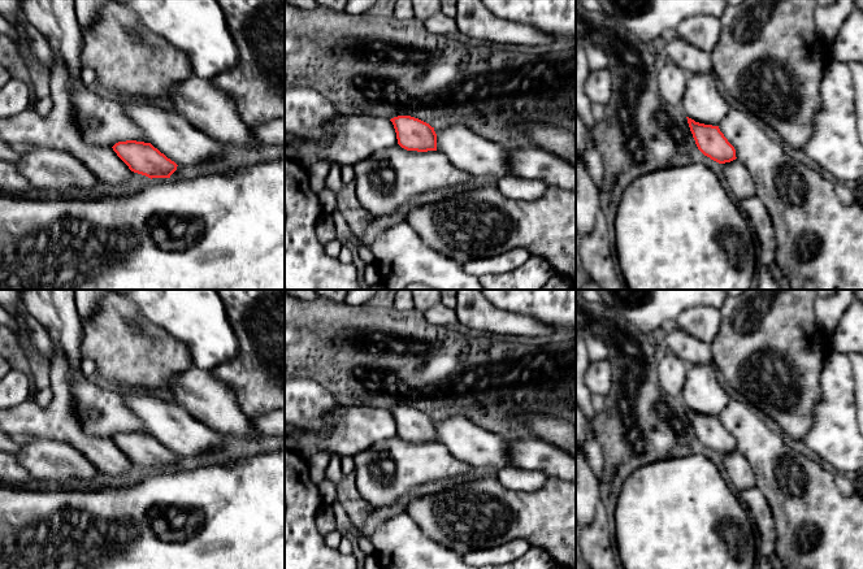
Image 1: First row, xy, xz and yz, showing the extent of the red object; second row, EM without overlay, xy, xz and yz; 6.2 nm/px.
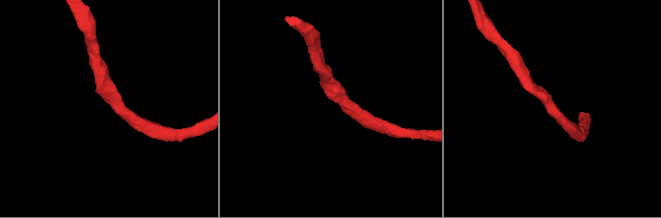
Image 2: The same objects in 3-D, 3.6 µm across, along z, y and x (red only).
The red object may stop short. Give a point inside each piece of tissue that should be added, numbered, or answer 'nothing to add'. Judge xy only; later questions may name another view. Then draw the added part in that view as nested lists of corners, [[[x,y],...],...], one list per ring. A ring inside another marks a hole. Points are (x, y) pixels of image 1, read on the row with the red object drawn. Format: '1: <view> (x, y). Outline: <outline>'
1: xy (204, 118). Outline: [[[192,74],[169,88],[168,100],[174,107],[173,112],[162,109],[159,101],[151,100],[121,105],[129,118],[142,130],[146,140],[177,165],[199,165],[220,158],[224,155],[224,145],[285,145],[285,118],[273,120],[256,127],[247,126],[238,114],[235,101],[212,79]]]

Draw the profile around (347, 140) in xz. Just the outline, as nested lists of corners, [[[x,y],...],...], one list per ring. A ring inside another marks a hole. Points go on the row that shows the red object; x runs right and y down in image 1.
[[[341,116],[326,126],[321,140],[292,135],[285,144],[308,169],[322,160],[354,166],[378,151],[396,145],[398,139],[390,120]]]

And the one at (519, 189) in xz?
[[[504,177],[498,179],[496,186],[507,199],[515,200],[538,200],[542,197],[548,184],[542,179],[524,179]]]

